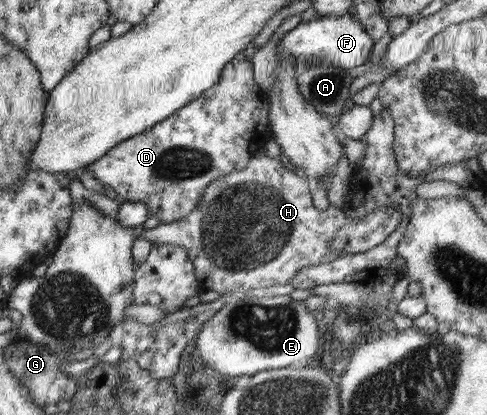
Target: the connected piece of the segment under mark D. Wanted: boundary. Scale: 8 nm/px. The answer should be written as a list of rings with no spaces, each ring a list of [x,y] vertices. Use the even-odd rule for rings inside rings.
[[[244,51],[222,69],[218,83],[202,92],[196,100],[140,135],[121,141],[85,169],[91,171],[103,186],[111,186],[125,201],[143,203],[161,223],[185,218],[198,206],[208,184],[245,168],[253,155],[272,138],[267,94],[255,83],[252,62]]]

